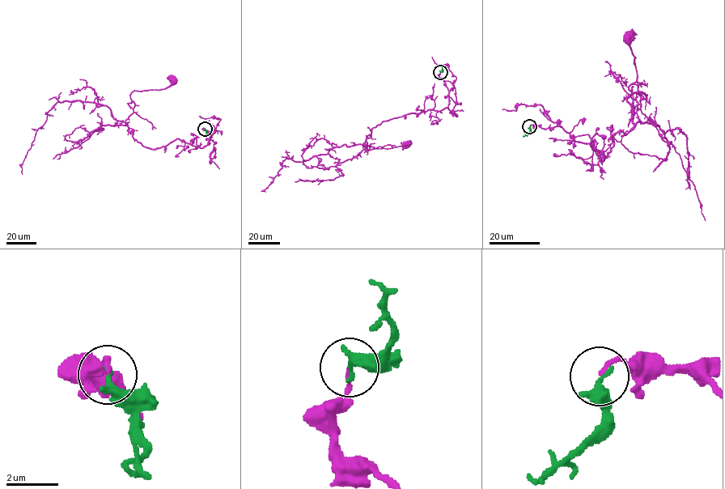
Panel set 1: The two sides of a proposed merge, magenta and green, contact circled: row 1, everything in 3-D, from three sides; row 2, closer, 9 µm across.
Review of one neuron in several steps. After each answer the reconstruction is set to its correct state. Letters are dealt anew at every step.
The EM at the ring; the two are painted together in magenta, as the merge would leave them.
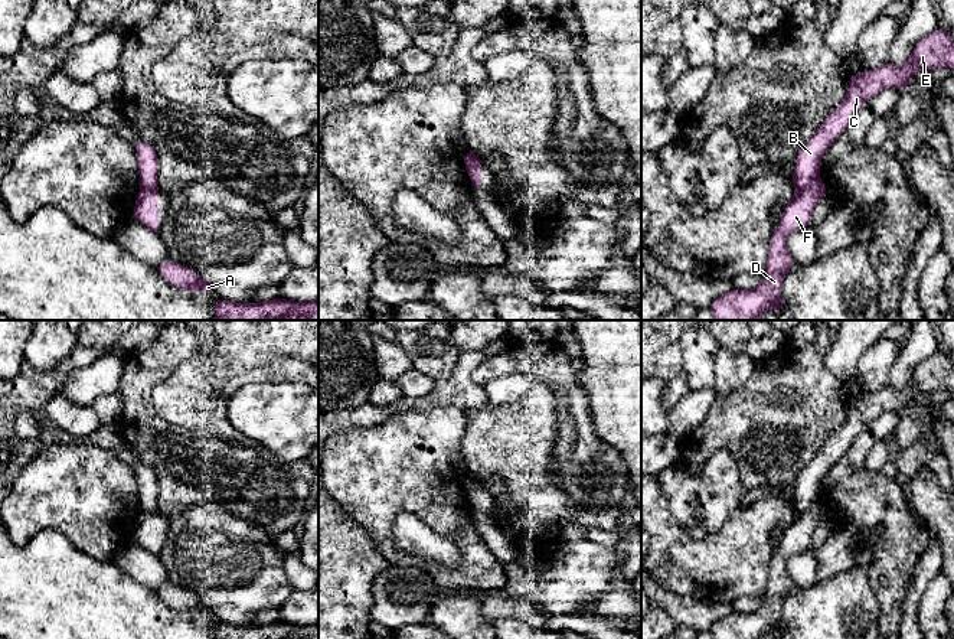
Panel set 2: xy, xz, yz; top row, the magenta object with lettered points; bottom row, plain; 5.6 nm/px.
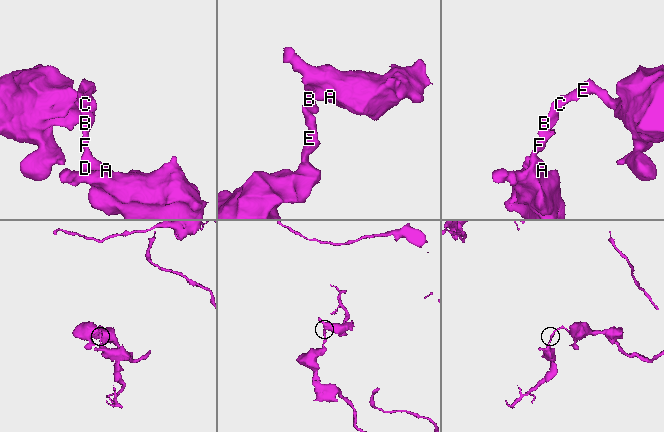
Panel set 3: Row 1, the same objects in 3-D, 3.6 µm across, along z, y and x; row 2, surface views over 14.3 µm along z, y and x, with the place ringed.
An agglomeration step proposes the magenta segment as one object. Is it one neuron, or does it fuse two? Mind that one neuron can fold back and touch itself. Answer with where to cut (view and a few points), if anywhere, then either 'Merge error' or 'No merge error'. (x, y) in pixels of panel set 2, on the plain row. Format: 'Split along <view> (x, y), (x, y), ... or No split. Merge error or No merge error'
Split along yz (817, 501), (807, 509), (796, 514). Merge error

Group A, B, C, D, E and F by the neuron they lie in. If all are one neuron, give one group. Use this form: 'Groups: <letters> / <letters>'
Groups: A D F / B C E

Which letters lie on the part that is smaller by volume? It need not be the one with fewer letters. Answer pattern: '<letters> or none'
A, D, F

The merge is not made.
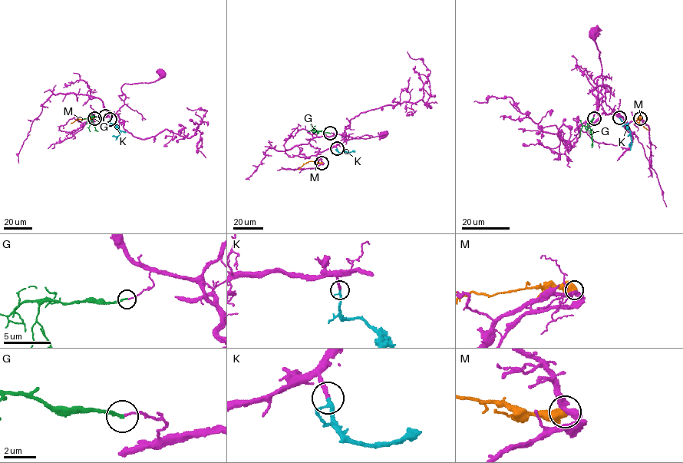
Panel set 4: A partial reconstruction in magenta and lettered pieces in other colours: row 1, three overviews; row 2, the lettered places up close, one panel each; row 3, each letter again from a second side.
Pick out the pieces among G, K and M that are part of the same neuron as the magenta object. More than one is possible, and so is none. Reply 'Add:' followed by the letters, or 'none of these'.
Add: K

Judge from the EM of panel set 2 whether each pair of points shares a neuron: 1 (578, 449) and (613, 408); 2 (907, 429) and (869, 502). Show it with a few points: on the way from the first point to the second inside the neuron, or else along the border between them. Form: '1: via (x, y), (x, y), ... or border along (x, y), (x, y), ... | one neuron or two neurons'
1: border along (587, 395), (594, 432), (618, 453) | two neurons
2: border along (901, 413), (899, 421), (891, 433) | two neurons

